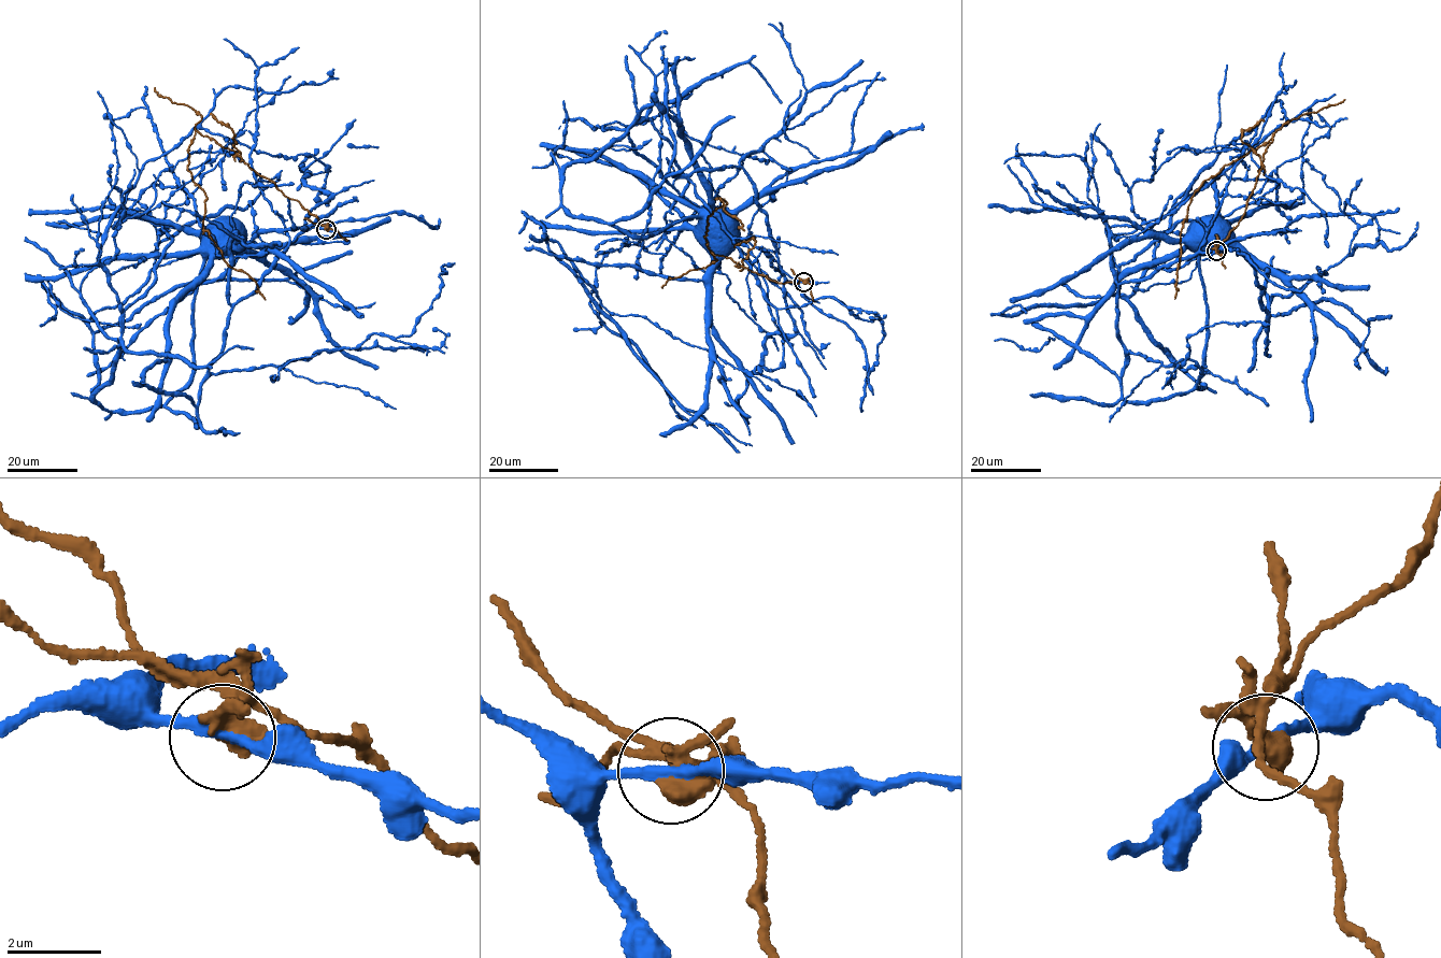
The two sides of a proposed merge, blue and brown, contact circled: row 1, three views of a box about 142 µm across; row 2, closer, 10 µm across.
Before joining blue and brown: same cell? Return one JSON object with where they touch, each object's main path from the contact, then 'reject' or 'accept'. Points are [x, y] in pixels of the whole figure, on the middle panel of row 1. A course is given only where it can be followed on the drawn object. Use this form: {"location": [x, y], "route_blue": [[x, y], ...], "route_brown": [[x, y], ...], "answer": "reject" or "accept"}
{"location": [803, 282], "route_blue": [[804, 282], [780, 267], [767, 212], [741, 167], [760, 149], [787, 179], [766, 186], [724, 226], [716, 253]], "route_brown": [[804, 282], [771, 281], [712, 254], [704, 237], [707, 219], [726, 203], [716, 198], [744, 230]], "answer": "reject"}

